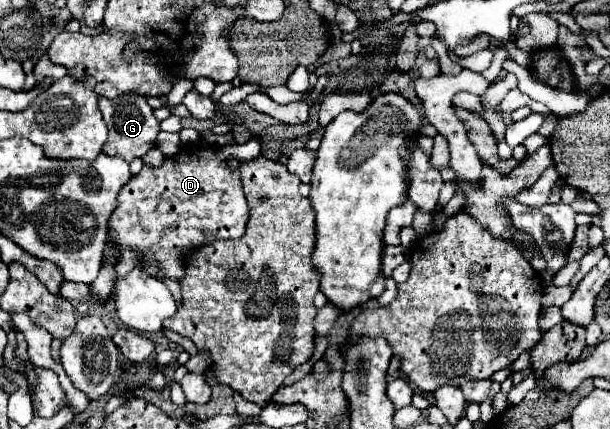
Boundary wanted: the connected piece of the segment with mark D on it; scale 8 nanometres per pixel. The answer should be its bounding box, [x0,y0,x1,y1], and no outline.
[108,137,260,281]

